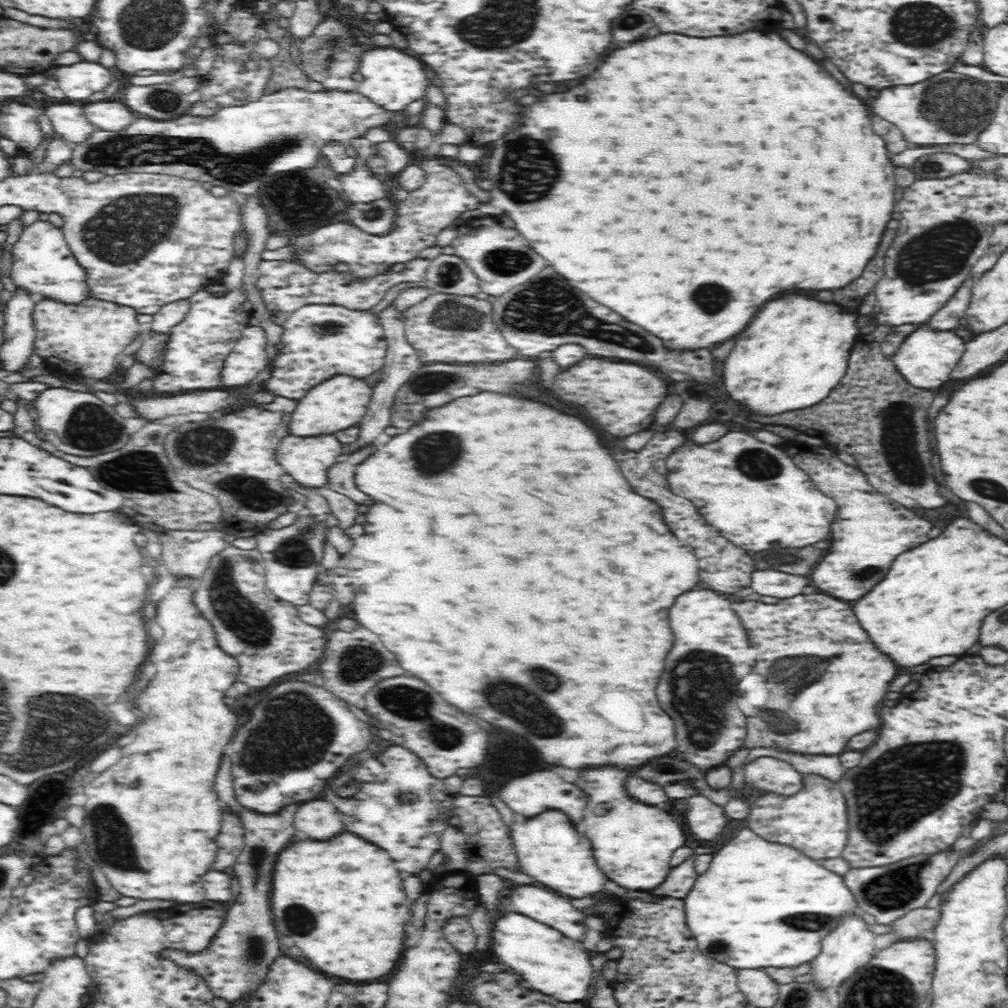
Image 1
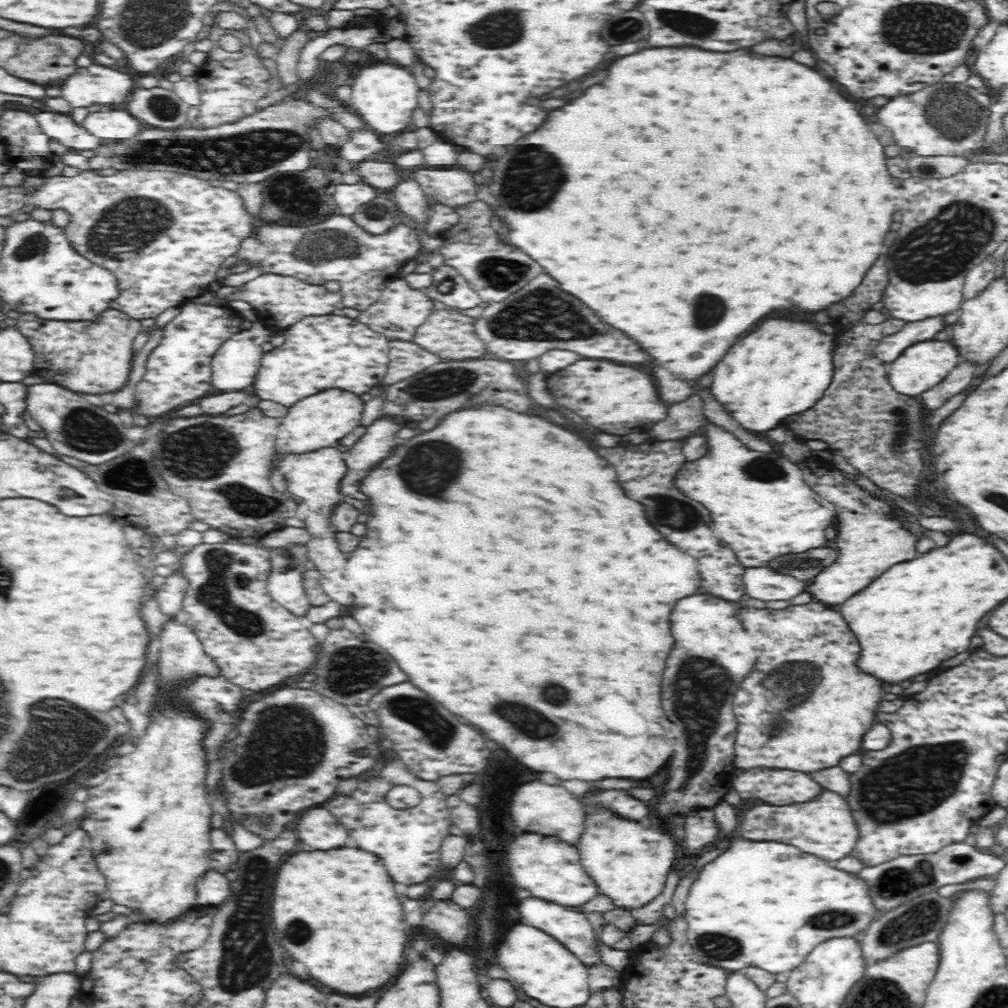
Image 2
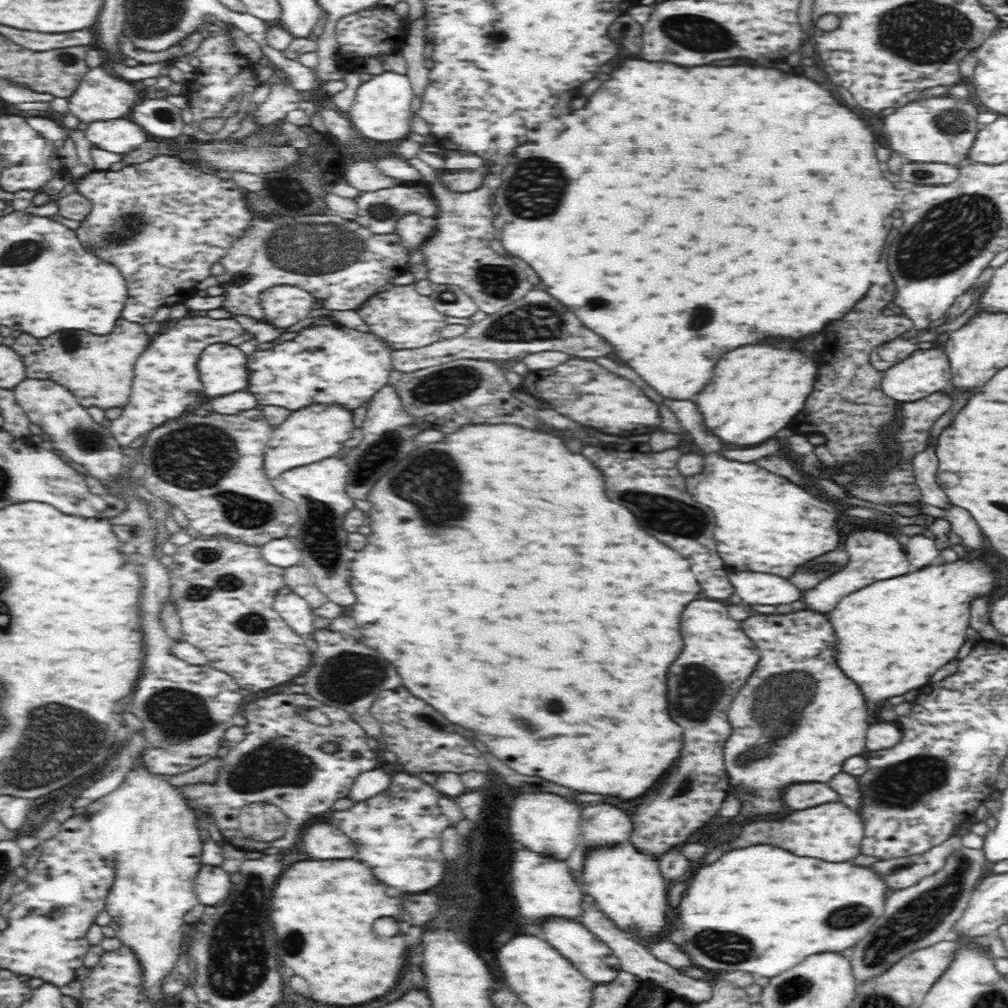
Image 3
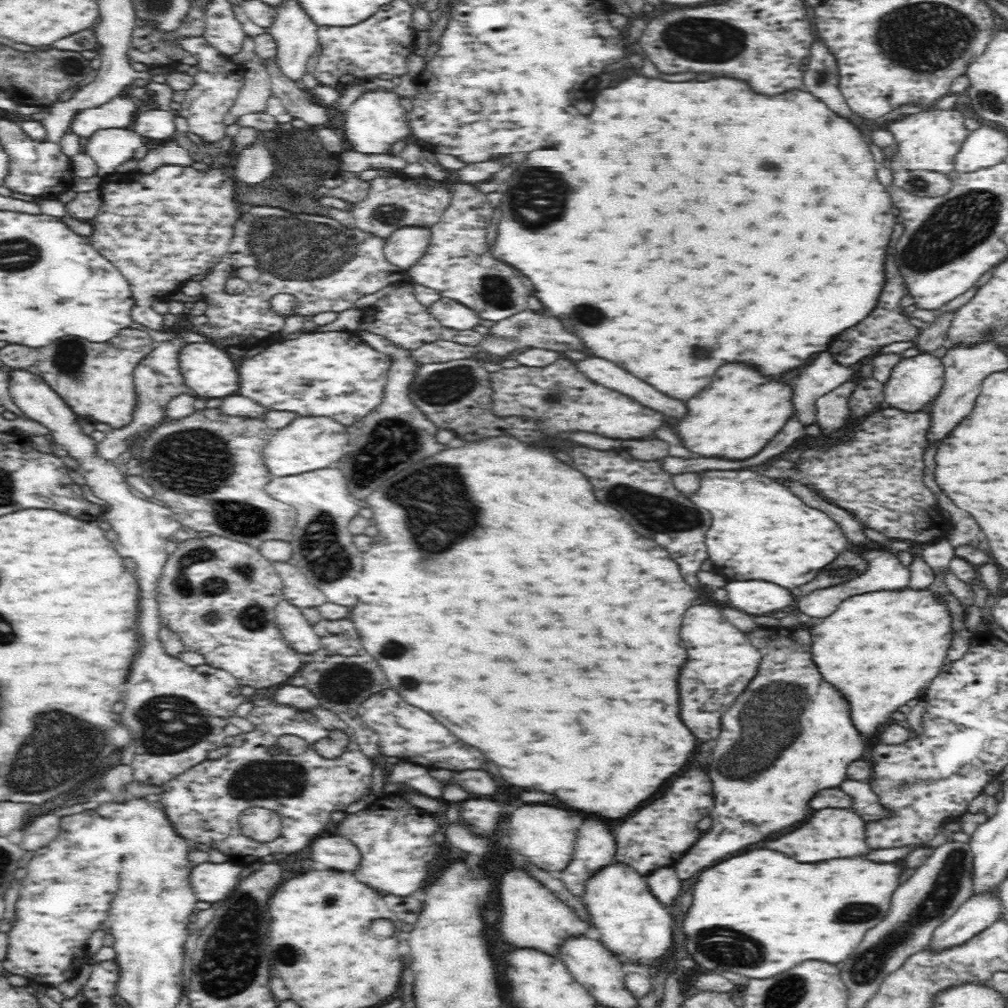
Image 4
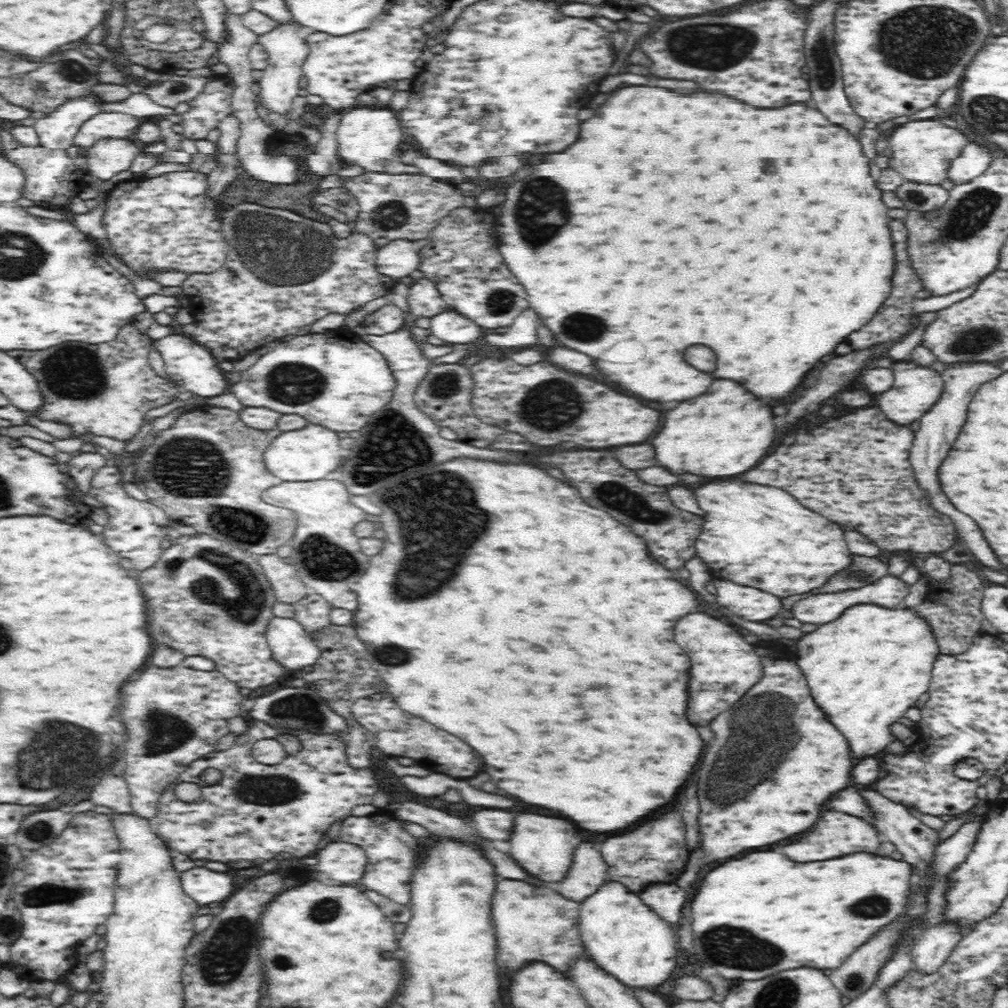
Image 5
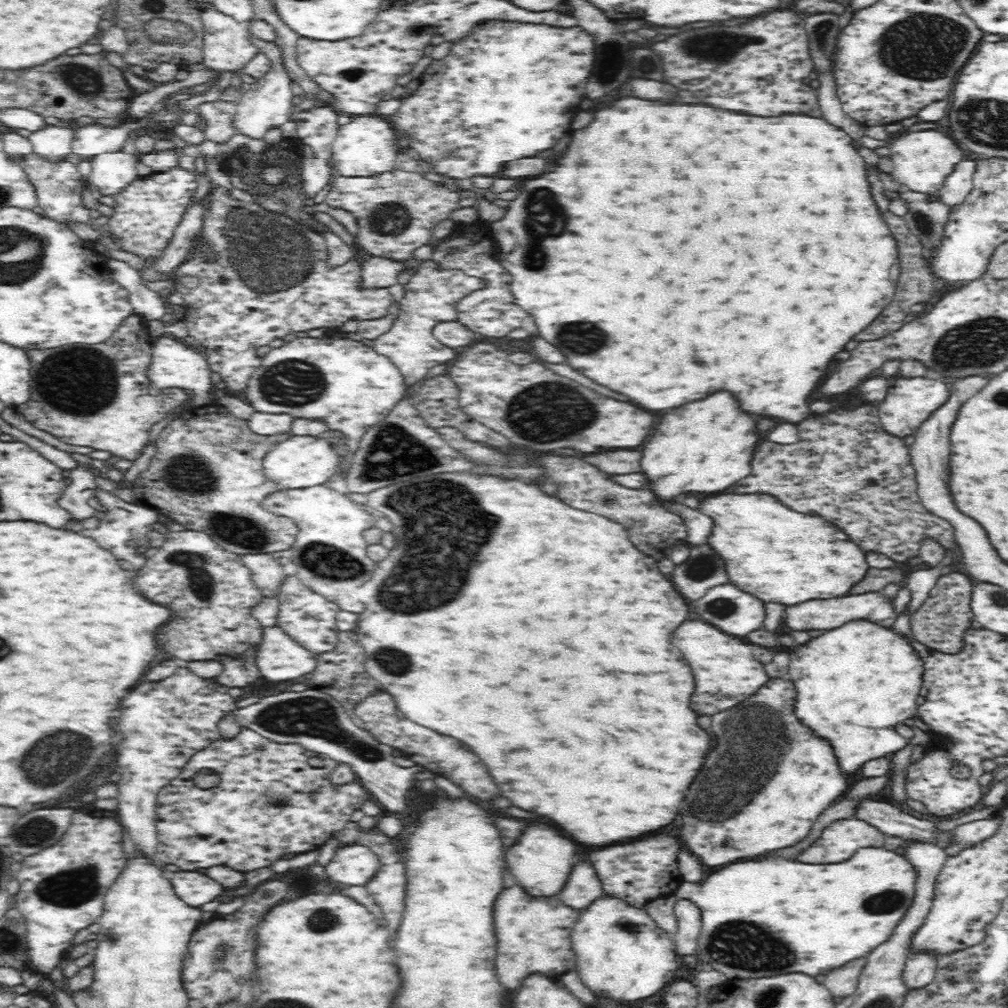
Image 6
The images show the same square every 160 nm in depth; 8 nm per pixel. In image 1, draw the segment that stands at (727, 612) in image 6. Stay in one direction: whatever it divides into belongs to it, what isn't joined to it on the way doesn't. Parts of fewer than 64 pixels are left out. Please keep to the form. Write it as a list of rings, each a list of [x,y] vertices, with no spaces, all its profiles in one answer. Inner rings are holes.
[[[754,570],[752,573],[752,588],[762,596],[774,598],[792,598],[804,592],[808,586],[808,578],[800,574],[786,574],[779,570]]]

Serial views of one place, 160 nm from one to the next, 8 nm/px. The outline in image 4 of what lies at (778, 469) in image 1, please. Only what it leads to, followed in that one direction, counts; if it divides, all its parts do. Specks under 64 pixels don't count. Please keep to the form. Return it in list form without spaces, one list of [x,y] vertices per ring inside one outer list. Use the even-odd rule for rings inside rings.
[[[604,358],[582,360],[582,362],[578,362],[578,370],[584,372],[586,376],[590,376],[594,382],[614,388],[626,396],[632,396],[634,400],[642,402],[644,406],[658,410],[666,416],[680,418],[680,414],[684,414],[684,402],[668,398],[668,396],[652,390],[652,386],[644,386],[644,382],[640,382],[638,378],[632,378],[632,374],[628,374],[626,370],[618,368],[616,364],[604,360]],[[706,470],[699,475],[698,490],[690,494],[690,500],[712,514],[705,546],[710,560],[728,568],[734,580],[766,580],[796,588],[810,582],[820,568],[848,548],[848,538],[828,514],[806,506],[782,483],[768,482],[752,470]]]

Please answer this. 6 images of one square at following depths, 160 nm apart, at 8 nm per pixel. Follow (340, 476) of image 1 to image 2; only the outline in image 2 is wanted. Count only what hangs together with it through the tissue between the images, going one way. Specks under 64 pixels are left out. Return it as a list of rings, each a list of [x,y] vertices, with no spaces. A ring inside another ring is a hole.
[[[384,416],[376,420],[372,426],[368,426],[365,435],[354,443],[350,449],[343,452],[343,462],[346,463],[346,475],[340,480],[339,491],[345,496],[351,496],[358,500],[366,500],[366,495],[361,491],[360,480],[368,474],[368,470],[374,465],[378,465],[382,458],[386,458],[391,454],[392,448],[398,446],[401,442],[396,436],[396,432],[401,429],[400,424],[393,422],[392,418]]]

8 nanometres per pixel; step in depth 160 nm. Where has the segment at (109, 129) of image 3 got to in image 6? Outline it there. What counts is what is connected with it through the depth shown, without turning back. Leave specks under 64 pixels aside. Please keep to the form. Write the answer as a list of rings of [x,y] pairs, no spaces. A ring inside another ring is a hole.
[[[108,152],[91,159],[88,183],[96,184],[102,195],[114,196],[134,179],[140,178],[136,170],[139,155],[135,153]]]

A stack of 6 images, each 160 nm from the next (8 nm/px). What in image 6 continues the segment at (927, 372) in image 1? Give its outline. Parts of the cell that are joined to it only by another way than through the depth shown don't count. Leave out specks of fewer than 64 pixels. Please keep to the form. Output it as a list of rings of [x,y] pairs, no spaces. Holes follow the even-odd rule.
[[[897,374],[889,386],[888,394],[877,405],[882,429],[900,438],[916,434],[920,426],[931,417],[932,413],[939,410],[948,398],[949,384],[942,382],[940,378],[934,378],[934,376],[906,378]]]

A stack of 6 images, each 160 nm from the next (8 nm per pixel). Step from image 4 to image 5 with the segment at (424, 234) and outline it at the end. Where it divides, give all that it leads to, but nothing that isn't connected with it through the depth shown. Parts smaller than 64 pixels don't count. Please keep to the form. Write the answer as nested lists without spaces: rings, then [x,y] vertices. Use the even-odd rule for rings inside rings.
[[[398,238],[379,247],[375,258],[377,271],[396,279],[412,276],[421,263],[420,249],[428,242],[427,238]]]

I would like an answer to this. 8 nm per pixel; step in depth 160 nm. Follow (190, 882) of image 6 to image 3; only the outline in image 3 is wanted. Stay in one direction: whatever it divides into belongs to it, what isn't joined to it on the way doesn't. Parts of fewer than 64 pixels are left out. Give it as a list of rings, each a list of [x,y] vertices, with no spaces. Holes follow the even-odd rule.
[[[203,865],[195,880],[196,897],[201,905],[216,906],[224,898],[228,898],[232,886],[230,876],[222,867]]]

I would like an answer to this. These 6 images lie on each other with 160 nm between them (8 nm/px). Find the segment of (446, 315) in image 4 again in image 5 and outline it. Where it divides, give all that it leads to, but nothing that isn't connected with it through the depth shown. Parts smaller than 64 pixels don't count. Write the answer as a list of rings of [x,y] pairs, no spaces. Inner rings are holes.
[[[449,307],[431,318],[431,334],[446,344],[468,344],[483,336],[483,328]]]

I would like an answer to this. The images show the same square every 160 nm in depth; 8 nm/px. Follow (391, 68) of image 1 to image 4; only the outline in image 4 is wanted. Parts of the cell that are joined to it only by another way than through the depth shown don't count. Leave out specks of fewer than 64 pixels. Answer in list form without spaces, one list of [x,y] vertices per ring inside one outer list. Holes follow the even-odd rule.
[[[370,90],[360,94],[350,106],[342,122],[347,146],[356,153],[386,154],[399,140],[409,139],[406,109],[400,104],[402,97],[392,90]]]

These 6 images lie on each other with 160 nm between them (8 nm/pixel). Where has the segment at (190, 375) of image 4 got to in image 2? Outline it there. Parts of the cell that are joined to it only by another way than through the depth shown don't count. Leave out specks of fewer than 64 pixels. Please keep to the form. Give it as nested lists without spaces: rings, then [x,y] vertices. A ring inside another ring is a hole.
[[[259,319],[250,328],[240,330],[226,340],[212,358],[212,386],[216,390],[240,390],[248,386],[256,376],[256,370],[260,370],[260,354],[265,353],[262,344],[270,340],[273,331]]]

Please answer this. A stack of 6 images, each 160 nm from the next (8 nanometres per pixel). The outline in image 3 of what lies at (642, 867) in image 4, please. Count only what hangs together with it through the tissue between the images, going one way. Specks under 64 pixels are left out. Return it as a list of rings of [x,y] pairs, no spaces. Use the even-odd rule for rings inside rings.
[[[696,600],[688,604],[684,610],[684,622],[680,622],[680,632],[684,634],[684,652],[676,658],[676,666],[672,666],[672,674],[668,674],[668,710],[672,710],[672,718],[686,730],[684,732],[684,754],[680,754],[680,762],[668,770],[664,776],[664,784],[656,782],[648,796],[644,796],[636,812],[634,812],[633,830],[629,842],[640,853],[651,853],[654,857],[666,853],[666,850],[684,844],[690,836],[702,828],[716,812],[722,808],[724,798],[728,796],[728,778],[724,778],[724,742],[728,740],[728,706],[740,690],[748,676],[754,672],[760,662],[760,650],[756,644],[744,634],[740,624],[730,618],[728,606],[716,600]]]

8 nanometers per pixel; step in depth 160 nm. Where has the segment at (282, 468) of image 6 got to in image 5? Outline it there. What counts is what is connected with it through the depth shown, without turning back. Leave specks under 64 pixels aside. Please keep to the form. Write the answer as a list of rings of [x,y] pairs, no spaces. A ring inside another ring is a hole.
[[[309,423],[304,426],[304,429],[288,432],[278,432],[278,436],[273,436],[272,444],[264,450],[264,463],[267,469],[273,476],[276,476],[280,481],[312,481],[320,480],[333,476],[333,471],[337,470],[342,464],[347,451],[340,447],[340,437],[338,432],[326,429],[324,426]]]

